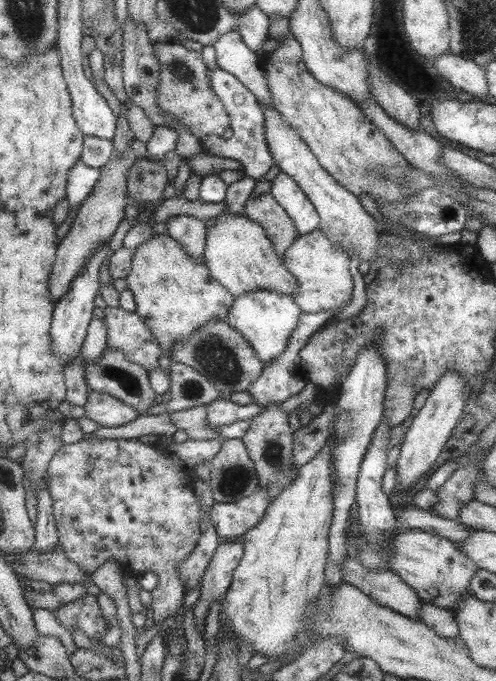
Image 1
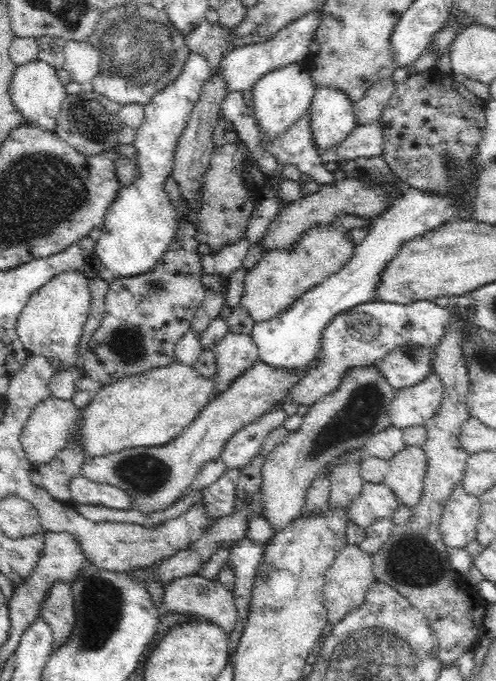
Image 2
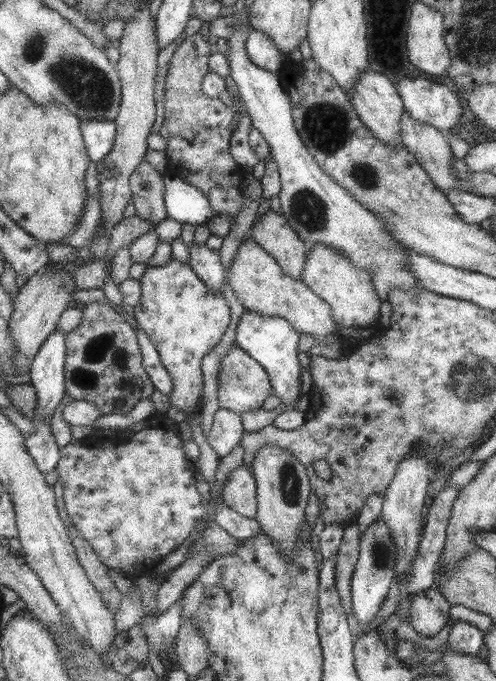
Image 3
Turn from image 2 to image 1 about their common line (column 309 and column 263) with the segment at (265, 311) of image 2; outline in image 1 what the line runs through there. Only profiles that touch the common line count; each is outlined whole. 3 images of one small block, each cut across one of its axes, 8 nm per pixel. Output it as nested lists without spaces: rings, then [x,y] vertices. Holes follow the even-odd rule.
[[[219,214],[215,219],[215,224],[206,231],[202,260],[206,263],[210,277],[225,286],[234,298],[259,290],[287,295],[298,290],[296,279],[285,268],[261,226],[243,215],[221,217]]]

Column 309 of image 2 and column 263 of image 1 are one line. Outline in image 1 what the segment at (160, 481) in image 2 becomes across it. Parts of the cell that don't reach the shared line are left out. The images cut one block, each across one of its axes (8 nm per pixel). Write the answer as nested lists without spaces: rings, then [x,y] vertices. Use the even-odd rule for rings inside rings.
[[[225,320],[207,322],[187,337],[182,344],[175,344],[166,355],[170,361],[185,364],[205,376],[221,392],[222,398],[226,398],[231,392],[245,391],[265,369],[265,365],[250,348],[243,334]]]

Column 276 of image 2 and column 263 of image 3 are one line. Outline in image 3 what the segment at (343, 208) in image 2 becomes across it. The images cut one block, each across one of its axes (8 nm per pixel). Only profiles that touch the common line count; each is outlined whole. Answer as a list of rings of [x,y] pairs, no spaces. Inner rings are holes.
[[[267,210],[261,220],[257,218],[257,222],[252,224],[249,234],[255,244],[277,261],[283,273],[301,281],[303,267],[306,266],[307,245],[280,212]]]

